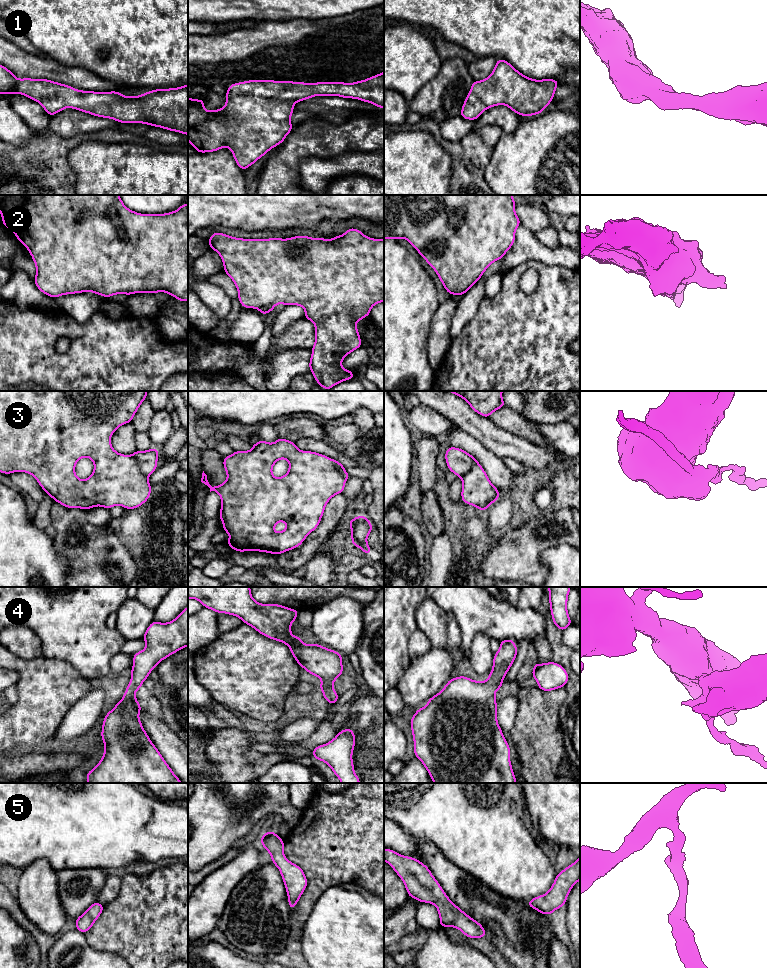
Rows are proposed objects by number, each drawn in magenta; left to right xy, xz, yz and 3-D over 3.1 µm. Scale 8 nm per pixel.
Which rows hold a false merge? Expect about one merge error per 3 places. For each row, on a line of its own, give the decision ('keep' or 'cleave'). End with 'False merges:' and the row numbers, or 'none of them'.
1: keep
2: keep
3: cleave
4: keep
5: keep
False merges: 3

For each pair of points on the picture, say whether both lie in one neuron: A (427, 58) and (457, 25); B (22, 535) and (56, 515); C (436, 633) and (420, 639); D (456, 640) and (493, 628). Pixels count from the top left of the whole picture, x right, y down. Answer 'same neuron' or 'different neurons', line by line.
A: different neurons
B: different neurons
C: different neurons
D: different neurons

